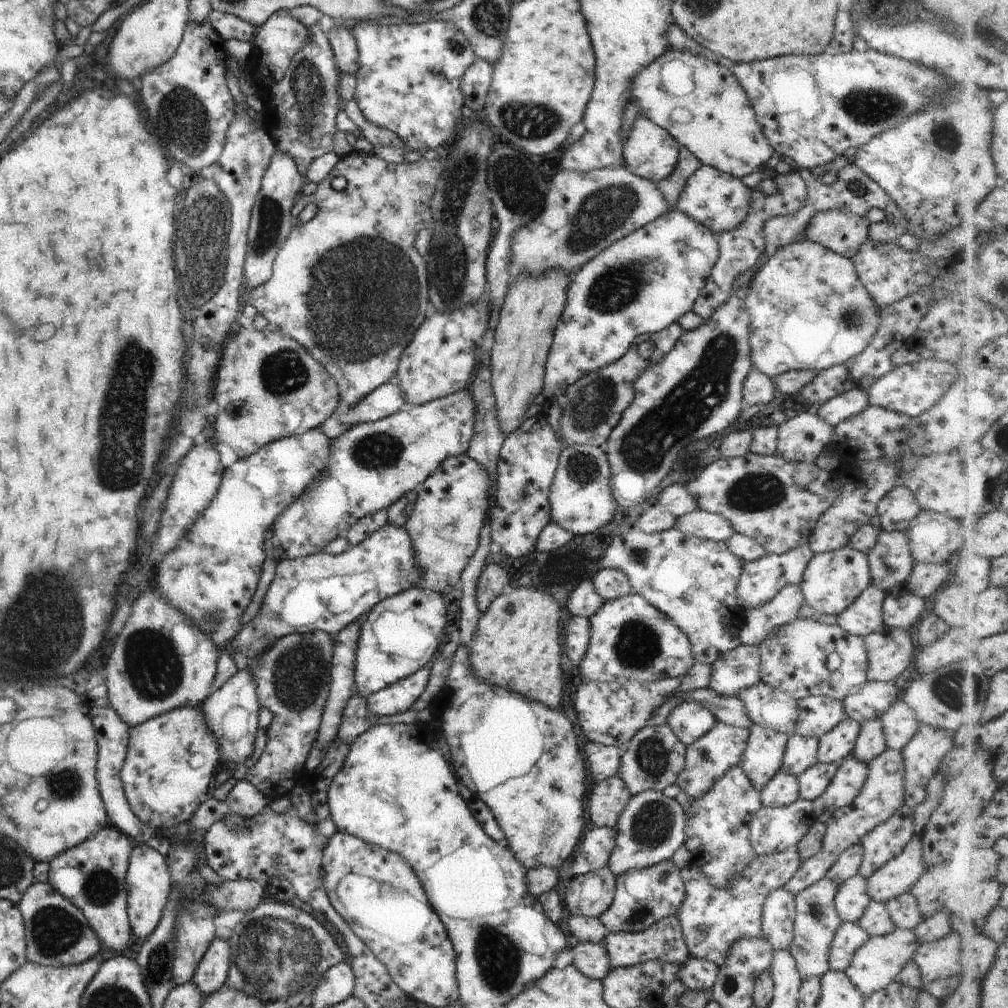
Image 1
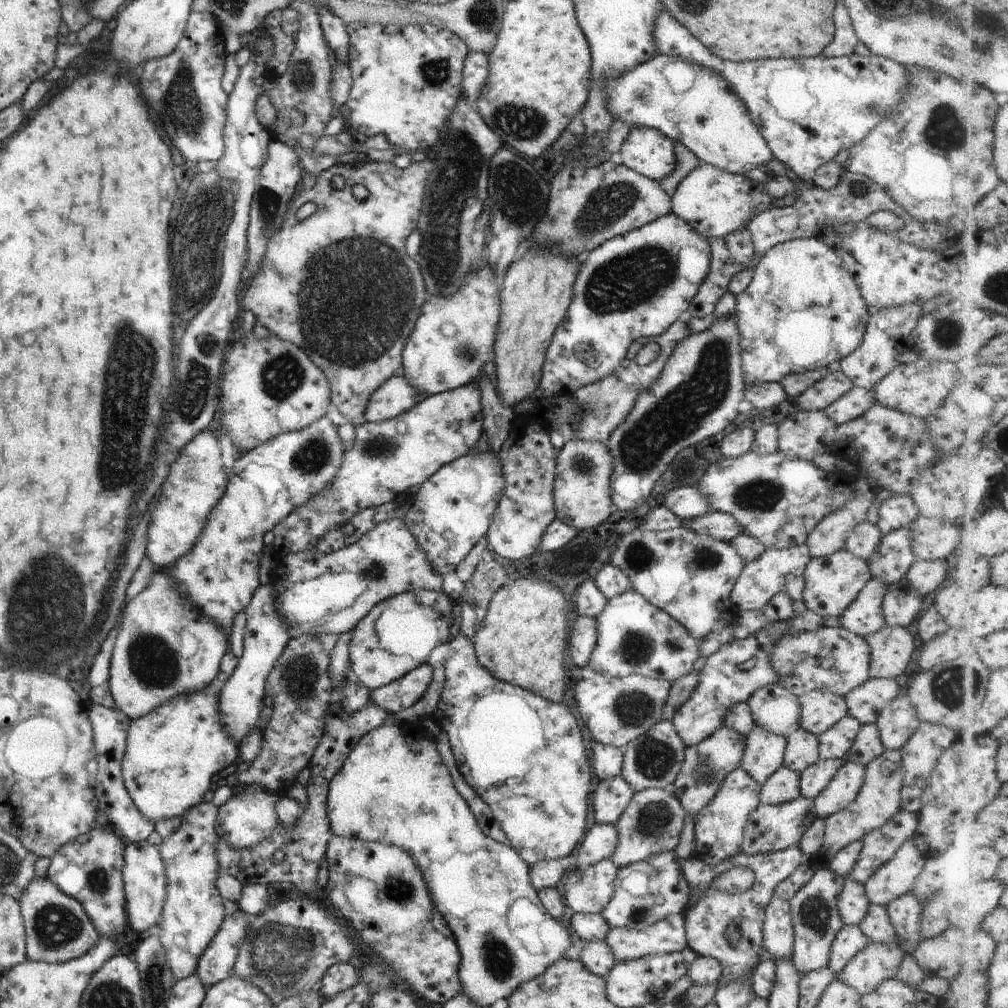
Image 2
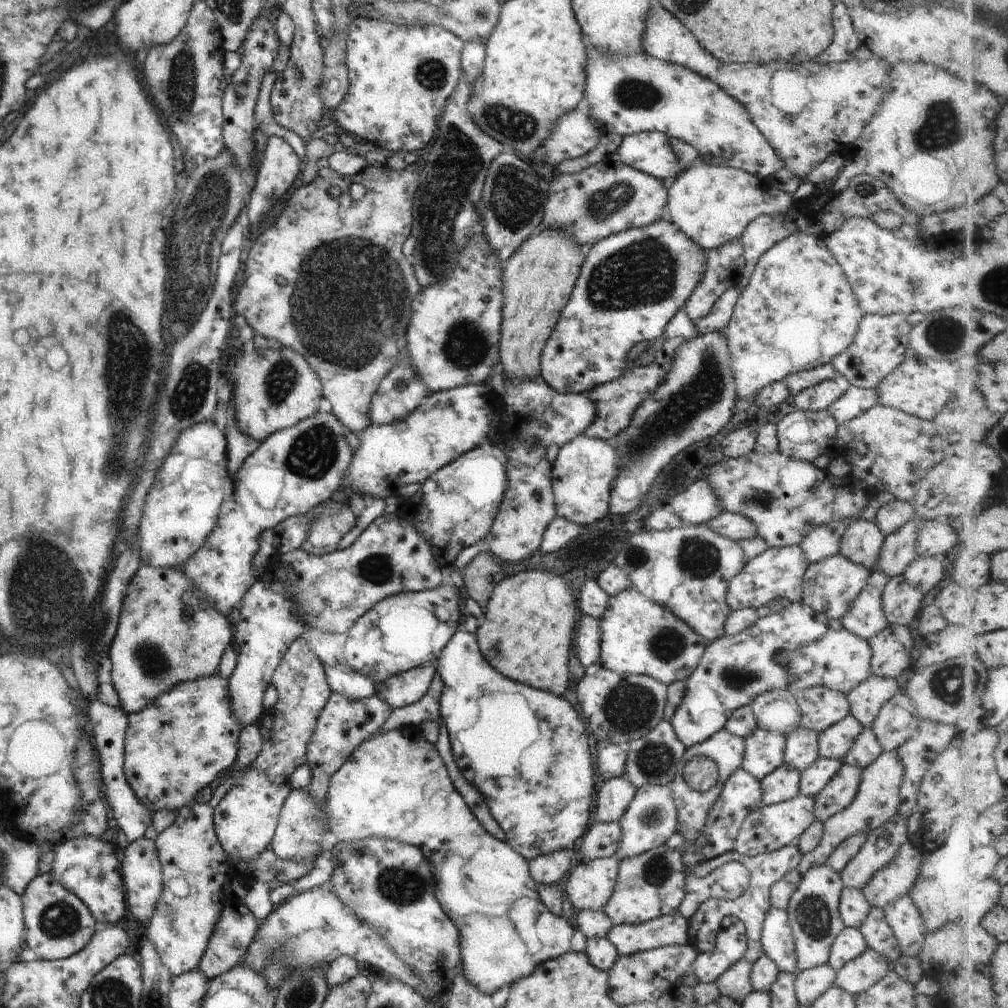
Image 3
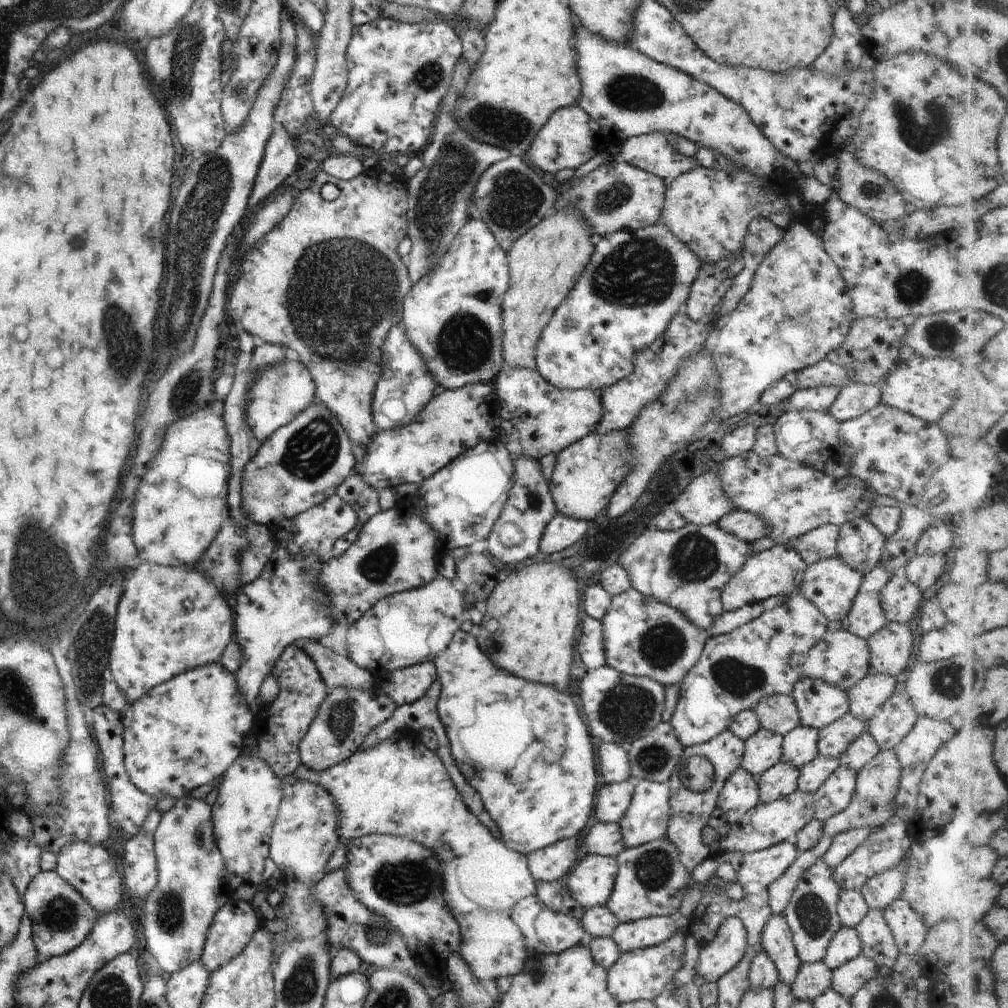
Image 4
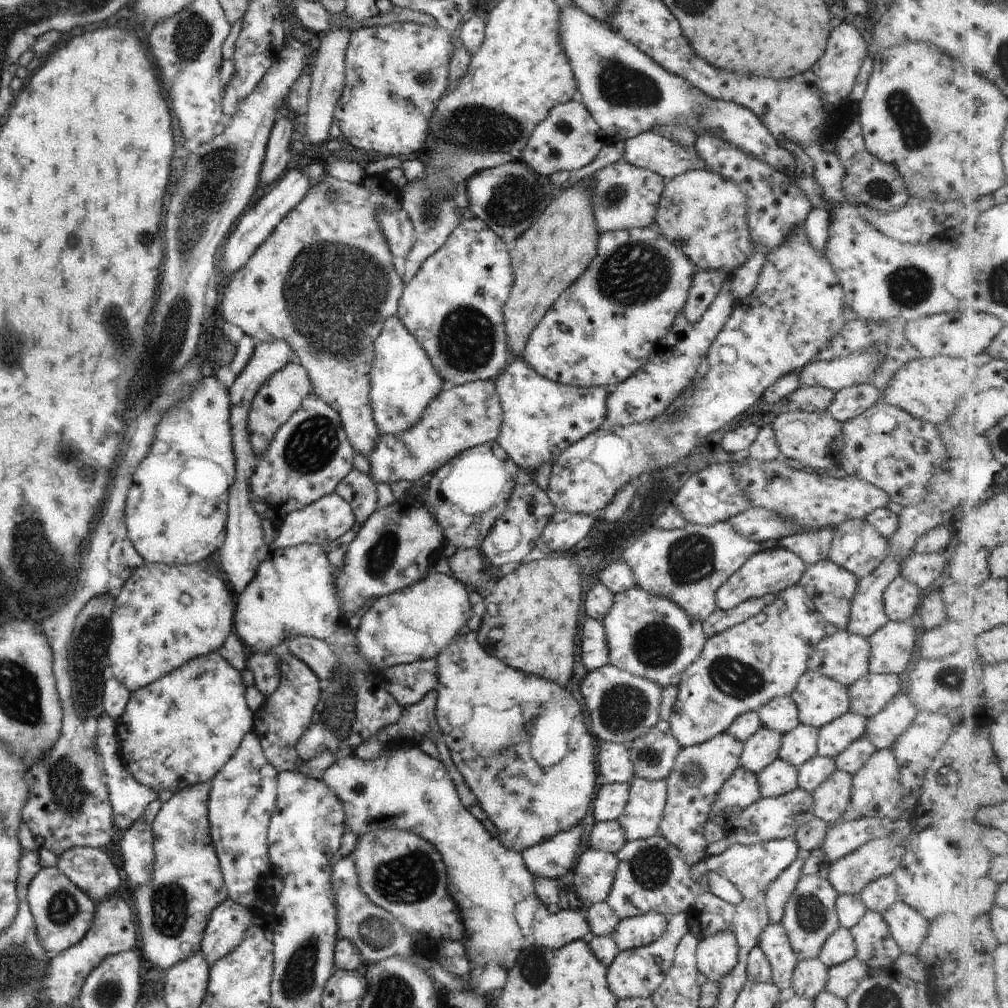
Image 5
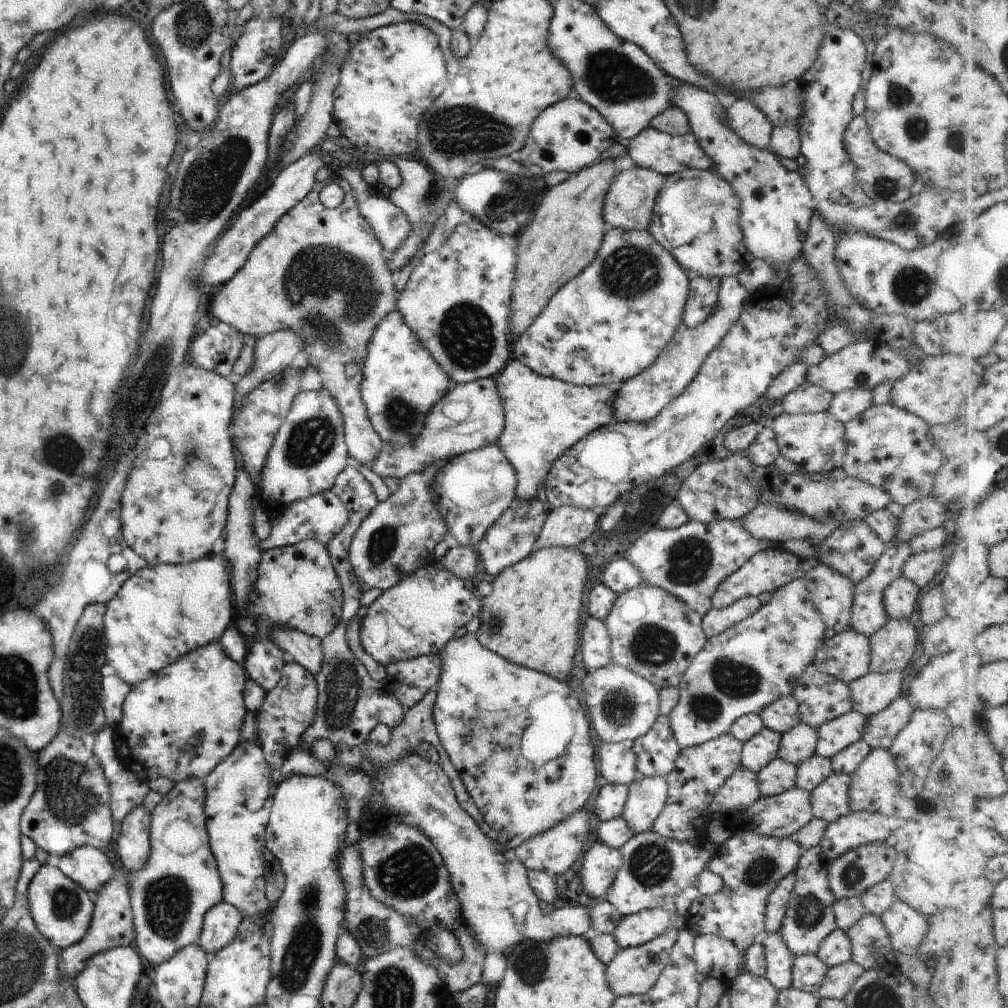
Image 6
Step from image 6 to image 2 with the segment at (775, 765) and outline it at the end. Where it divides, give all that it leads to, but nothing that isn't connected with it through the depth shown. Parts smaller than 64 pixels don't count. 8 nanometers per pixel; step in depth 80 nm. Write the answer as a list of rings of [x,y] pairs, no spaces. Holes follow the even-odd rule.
[[[780,767],[762,784],[760,800],[764,805],[784,804],[800,797],[799,773]]]

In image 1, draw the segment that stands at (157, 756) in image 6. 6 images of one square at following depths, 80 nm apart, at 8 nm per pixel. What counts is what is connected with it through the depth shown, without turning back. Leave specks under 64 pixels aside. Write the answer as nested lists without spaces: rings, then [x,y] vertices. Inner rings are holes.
[[[182,707],[165,712],[142,724],[130,727],[128,754],[121,770],[123,791],[132,812],[161,835],[161,830],[187,822],[197,806],[212,793],[212,772],[219,763],[220,749],[204,720],[205,712],[198,707]]]

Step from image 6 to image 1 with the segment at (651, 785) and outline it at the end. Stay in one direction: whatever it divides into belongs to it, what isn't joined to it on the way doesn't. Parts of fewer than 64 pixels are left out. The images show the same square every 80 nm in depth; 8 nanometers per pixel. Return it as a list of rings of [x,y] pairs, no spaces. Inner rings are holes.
[[[646,791],[631,797],[615,826],[615,847],[607,862],[612,874],[617,877],[634,869],[670,861],[672,854],[684,846],[686,819],[682,806],[663,792]]]

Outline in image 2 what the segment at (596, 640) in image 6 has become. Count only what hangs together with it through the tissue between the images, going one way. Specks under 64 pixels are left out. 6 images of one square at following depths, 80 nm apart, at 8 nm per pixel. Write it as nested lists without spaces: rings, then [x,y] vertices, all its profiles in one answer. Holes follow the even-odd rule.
[[[574,616],[570,630],[567,658],[580,668],[588,664],[596,644],[597,624],[594,617]]]

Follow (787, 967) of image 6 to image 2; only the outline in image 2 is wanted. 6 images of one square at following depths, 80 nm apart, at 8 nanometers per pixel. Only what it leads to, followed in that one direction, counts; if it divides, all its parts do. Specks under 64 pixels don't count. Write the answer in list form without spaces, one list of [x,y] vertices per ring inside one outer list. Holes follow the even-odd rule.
[[[776,895],[765,908],[763,946],[774,960],[791,962],[794,929],[790,911],[789,902]]]

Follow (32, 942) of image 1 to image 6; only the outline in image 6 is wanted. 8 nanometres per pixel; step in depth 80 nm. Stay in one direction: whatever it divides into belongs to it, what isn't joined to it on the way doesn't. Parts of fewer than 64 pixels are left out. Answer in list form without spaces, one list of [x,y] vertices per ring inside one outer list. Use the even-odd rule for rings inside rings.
[[[41,865],[38,873],[31,878],[27,899],[30,912],[40,934],[61,951],[80,942],[90,926],[94,903],[93,895],[84,890],[77,882],[70,880],[58,867]]]

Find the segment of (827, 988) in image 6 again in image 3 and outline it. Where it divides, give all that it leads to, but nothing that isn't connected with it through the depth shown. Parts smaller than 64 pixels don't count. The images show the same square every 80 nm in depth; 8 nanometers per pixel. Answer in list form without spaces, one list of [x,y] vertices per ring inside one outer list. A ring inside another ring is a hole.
[[[867,949],[864,954],[836,971],[834,986],[842,988],[855,998],[869,990],[876,982],[880,982],[890,970],[893,970],[893,964],[890,964],[882,954]]]

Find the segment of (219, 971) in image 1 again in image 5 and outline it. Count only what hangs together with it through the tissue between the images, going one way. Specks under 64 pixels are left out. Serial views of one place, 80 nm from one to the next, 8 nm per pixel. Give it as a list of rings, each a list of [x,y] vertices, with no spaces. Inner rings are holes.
[[[231,899],[216,906],[202,938],[203,958],[209,964],[214,964],[231,954],[244,941],[245,933],[253,922],[253,916],[254,911]]]

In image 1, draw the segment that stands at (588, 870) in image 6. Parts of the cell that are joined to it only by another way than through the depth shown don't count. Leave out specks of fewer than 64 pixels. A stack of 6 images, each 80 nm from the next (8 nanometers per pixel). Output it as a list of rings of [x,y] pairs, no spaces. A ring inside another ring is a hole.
[[[606,865],[594,872],[567,880],[563,904],[571,915],[598,918],[612,904],[615,877]]]

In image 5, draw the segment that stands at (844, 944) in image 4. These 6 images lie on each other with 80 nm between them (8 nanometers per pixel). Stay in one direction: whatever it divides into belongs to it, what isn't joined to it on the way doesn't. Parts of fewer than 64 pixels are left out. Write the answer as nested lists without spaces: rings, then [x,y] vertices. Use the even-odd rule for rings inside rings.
[[[840,927],[823,944],[819,959],[824,966],[832,968],[857,956],[856,943],[850,929]]]

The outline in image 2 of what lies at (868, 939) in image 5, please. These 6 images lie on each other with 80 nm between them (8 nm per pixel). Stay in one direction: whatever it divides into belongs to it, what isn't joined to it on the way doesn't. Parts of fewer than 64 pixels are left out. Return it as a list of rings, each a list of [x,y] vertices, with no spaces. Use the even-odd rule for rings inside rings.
[[[871,904],[859,927],[870,942],[889,943],[898,937],[885,906]]]

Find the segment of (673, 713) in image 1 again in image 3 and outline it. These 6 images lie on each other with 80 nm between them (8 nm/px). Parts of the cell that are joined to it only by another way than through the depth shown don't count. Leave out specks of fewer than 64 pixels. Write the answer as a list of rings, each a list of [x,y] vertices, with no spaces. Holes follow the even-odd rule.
[[[806,602],[790,604],[782,610],[772,610],[768,616],[738,634],[725,635],[710,642],[694,668],[686,678],[686,690],[680,706],[670,718],[670,724],[685,749],[712,738],[725,729],[734,710],[750,706],[754,698],[768,690],[786,690],[792,682],[790,666],[777,660],[780,652],[792,652],[810,642],[820,640],[829,630],[827,617],[814,611]]]

